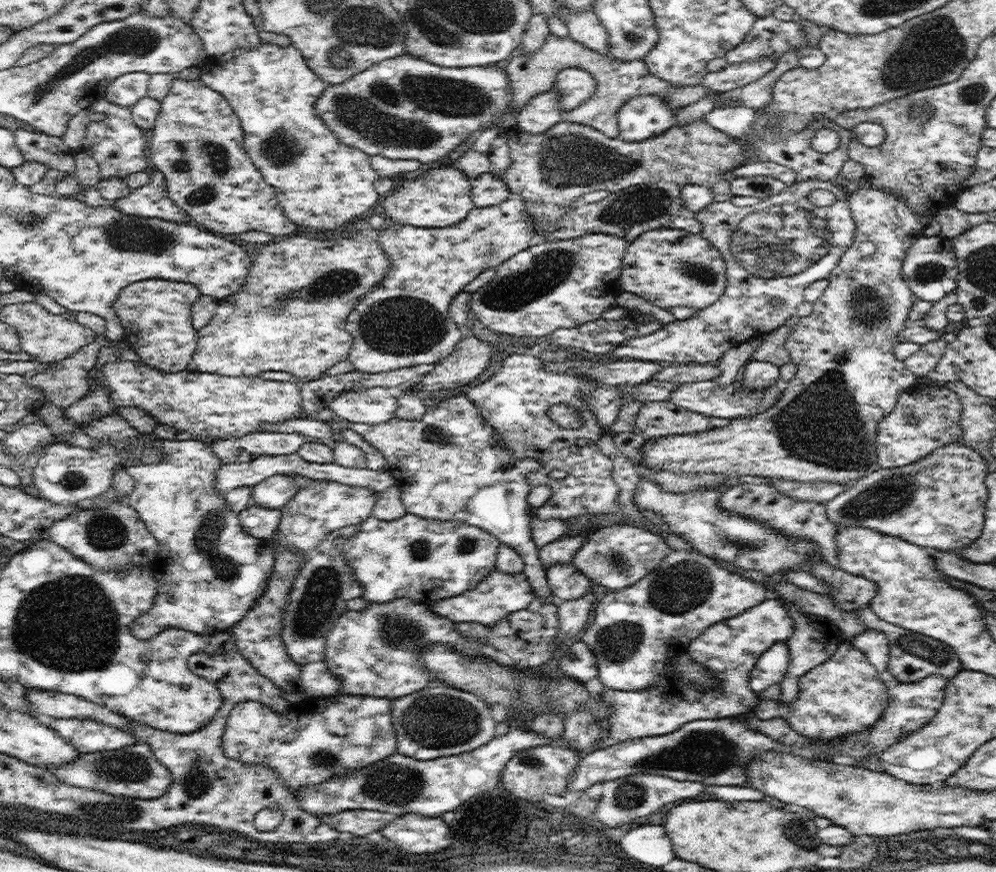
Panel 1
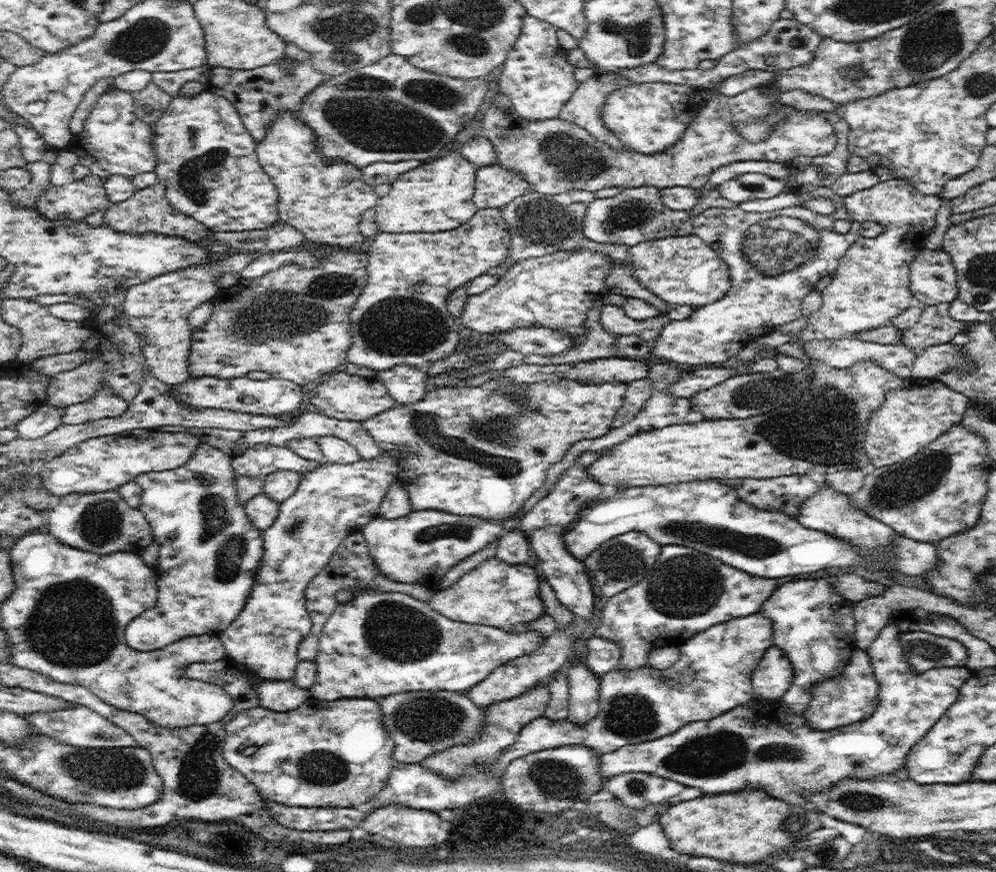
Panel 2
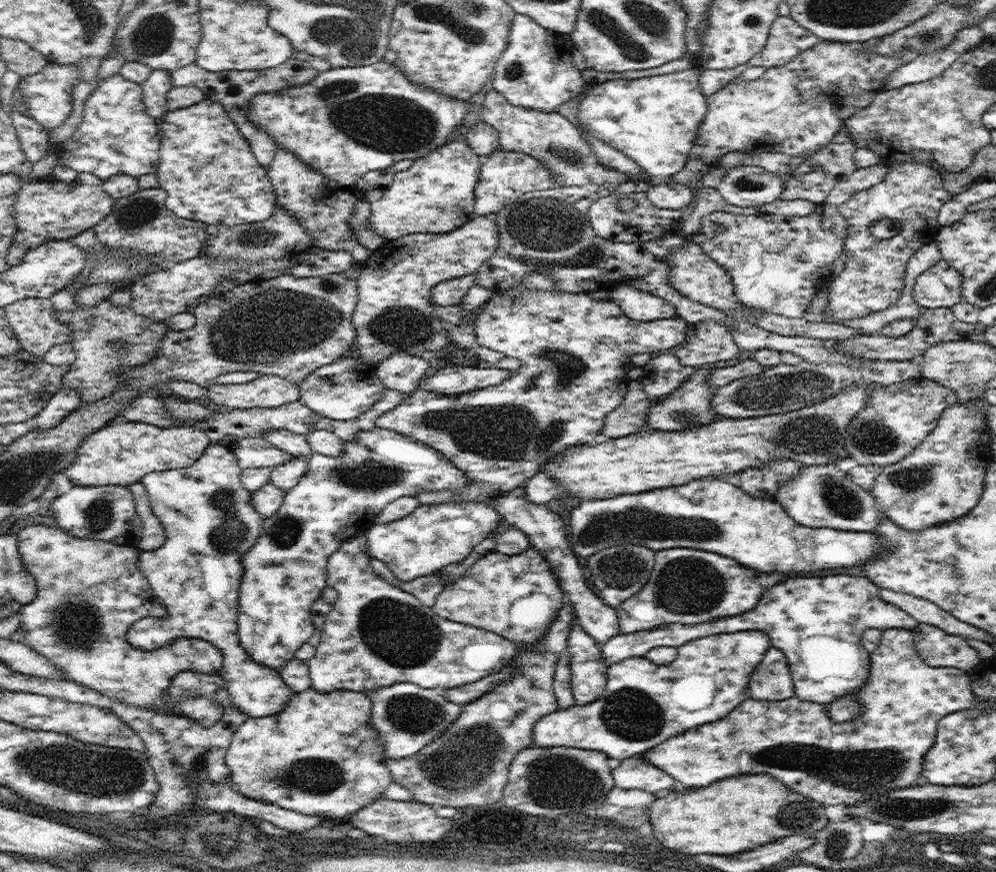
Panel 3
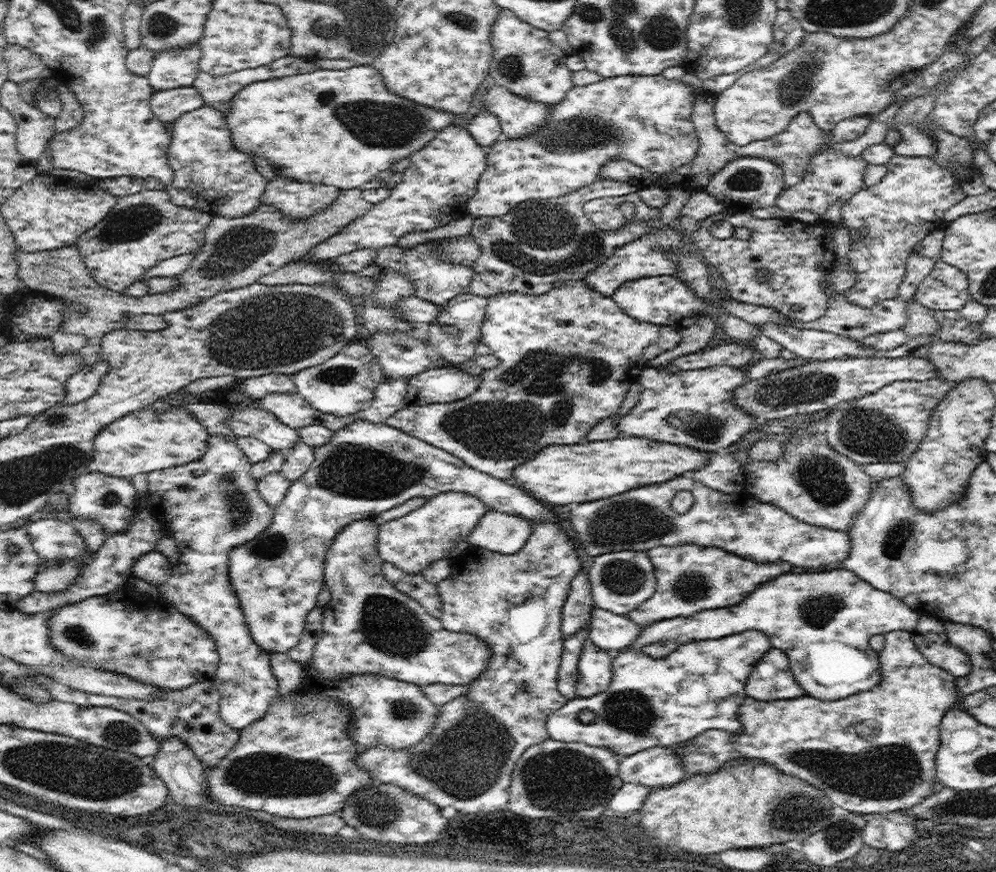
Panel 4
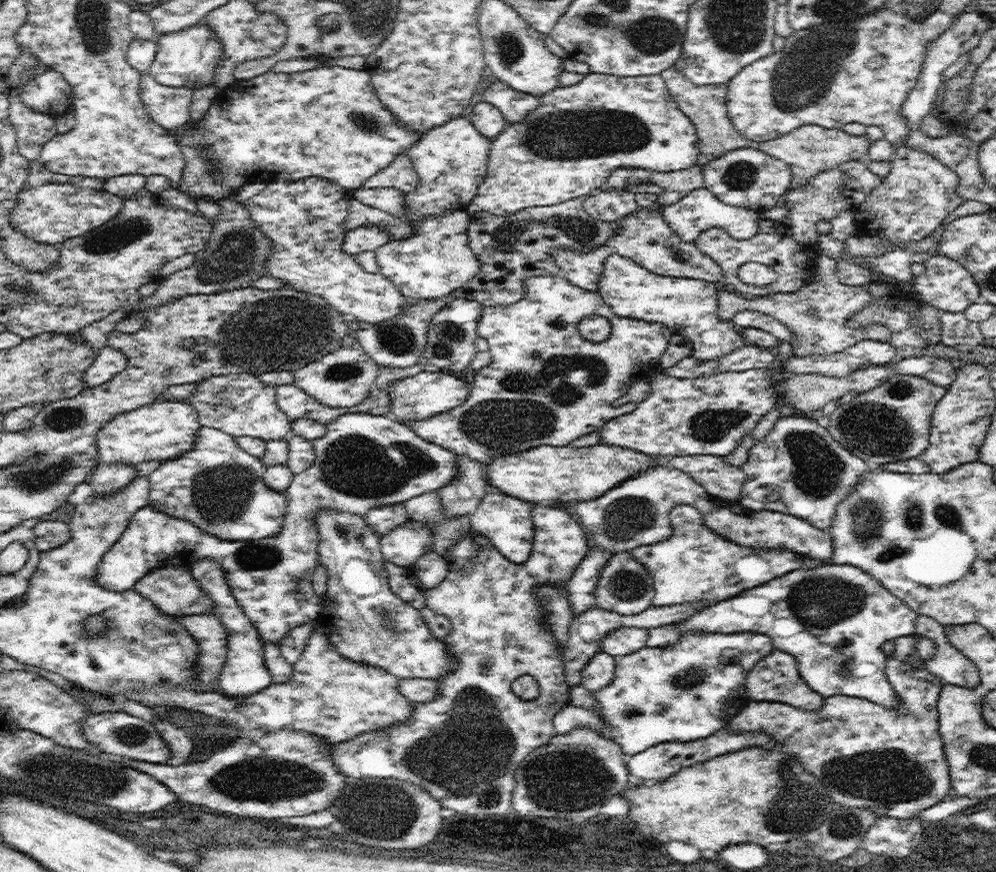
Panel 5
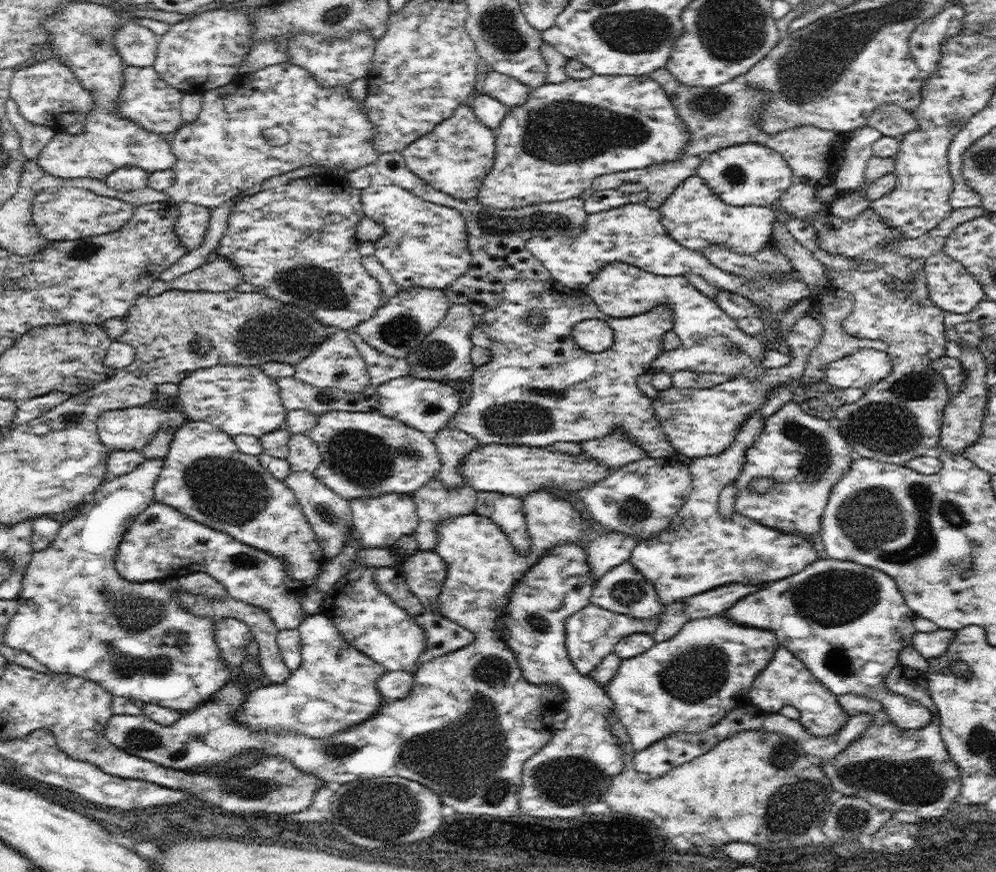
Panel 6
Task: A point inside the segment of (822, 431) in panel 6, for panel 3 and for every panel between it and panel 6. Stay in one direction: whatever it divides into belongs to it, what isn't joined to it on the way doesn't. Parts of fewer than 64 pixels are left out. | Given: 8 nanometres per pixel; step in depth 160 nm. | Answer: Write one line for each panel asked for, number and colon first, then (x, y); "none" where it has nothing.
3: (823, 496)
4: (811, 481)
5: (814, 472)

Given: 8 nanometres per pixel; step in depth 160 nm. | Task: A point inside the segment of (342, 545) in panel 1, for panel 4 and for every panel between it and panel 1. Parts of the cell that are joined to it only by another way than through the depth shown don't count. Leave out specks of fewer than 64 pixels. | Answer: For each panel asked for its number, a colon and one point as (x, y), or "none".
2: (421, 547)
3: (423, 543)
4: (429, 533)

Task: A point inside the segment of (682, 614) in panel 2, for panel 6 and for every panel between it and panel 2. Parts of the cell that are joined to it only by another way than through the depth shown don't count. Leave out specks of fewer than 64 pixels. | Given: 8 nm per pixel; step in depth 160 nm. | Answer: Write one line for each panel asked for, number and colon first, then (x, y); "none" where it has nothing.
3: (687, 586)
4: (690, 578)
5: (694, 564)
6: (700, 550)

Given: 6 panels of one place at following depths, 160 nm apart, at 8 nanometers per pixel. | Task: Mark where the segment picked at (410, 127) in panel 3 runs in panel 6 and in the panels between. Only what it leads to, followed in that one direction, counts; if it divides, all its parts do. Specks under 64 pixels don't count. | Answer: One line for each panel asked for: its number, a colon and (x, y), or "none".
4: (341, 128)
5: (328, 122)
6: (261, 124)

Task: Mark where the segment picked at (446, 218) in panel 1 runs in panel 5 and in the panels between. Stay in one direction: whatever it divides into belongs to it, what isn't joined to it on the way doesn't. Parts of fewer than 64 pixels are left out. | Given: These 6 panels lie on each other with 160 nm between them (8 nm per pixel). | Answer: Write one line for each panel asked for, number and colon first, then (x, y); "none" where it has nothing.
2: (437, 196)
3: (436, 194)
4: (435, 189)
5: (451, 160)

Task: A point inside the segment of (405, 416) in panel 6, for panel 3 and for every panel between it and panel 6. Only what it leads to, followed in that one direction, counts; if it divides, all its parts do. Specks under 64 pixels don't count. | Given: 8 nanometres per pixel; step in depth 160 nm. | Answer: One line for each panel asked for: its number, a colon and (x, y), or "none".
3: (454, 380)
4: (446, 384)
5: (418, 397)

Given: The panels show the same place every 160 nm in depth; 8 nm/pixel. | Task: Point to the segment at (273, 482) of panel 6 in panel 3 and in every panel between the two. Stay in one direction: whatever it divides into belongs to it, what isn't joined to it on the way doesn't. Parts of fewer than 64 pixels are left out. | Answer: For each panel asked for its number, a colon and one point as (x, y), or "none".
3: (209, 520)
4: (211, 505)
5: (217, 486)

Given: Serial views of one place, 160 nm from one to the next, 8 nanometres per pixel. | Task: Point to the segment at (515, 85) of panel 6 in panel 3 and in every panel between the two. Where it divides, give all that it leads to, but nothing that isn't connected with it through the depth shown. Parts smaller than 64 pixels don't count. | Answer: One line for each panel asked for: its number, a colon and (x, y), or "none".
3: (550, 137)
4: (519, 117)
5: (514, 105)

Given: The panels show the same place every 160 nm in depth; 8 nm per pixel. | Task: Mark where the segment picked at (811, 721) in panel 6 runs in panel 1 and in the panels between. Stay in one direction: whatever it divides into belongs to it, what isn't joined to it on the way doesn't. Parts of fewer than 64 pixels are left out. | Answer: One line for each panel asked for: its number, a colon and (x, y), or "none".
1: (770, 669)
2: (773, 676)
3: (771, 680)
4: (772, 678)
5: (776, 678)

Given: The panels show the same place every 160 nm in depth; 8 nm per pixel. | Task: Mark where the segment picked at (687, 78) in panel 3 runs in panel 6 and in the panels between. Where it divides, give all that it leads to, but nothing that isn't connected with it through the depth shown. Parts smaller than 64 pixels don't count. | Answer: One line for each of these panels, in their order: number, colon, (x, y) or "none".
4: (646, 120)
5: (567, 147)
6: (550, 148)

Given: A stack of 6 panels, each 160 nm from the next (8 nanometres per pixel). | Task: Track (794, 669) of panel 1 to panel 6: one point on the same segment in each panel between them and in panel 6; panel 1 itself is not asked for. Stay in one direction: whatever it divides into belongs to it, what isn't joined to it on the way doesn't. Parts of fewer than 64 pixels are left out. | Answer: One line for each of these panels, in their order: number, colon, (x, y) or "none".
2: (813, 624)
3: (817, 622)
4: (823, 621)
5: (834, 619)
6: (848, 623)

